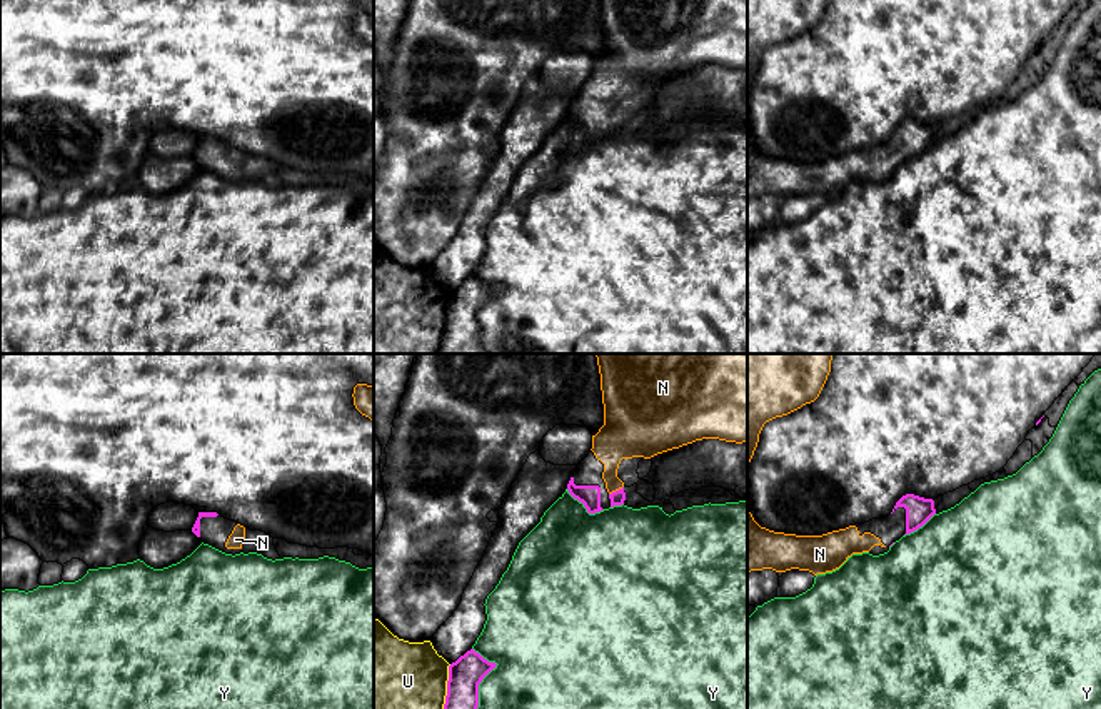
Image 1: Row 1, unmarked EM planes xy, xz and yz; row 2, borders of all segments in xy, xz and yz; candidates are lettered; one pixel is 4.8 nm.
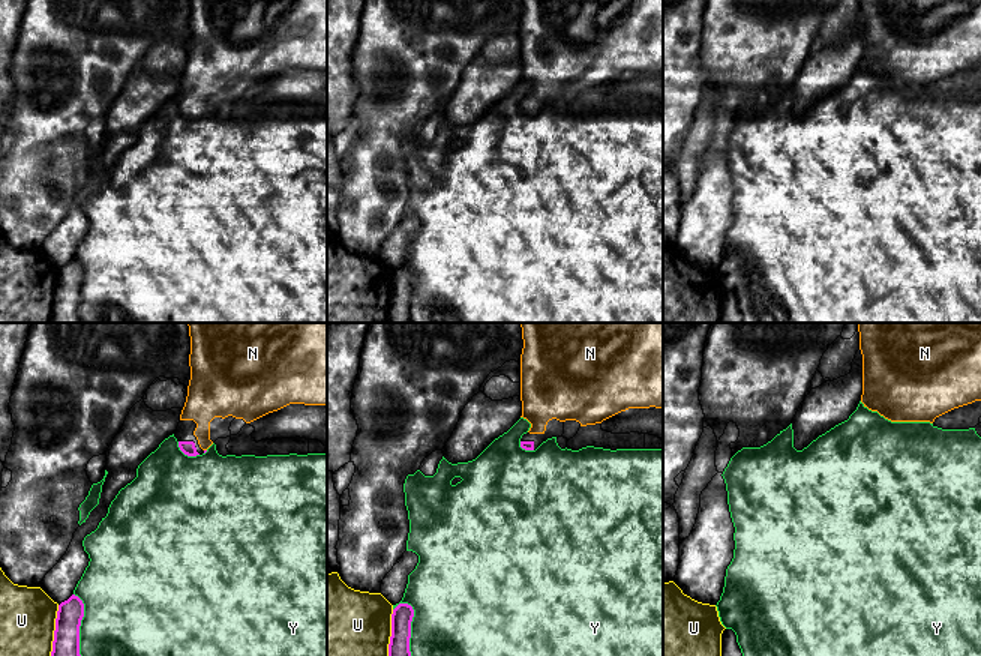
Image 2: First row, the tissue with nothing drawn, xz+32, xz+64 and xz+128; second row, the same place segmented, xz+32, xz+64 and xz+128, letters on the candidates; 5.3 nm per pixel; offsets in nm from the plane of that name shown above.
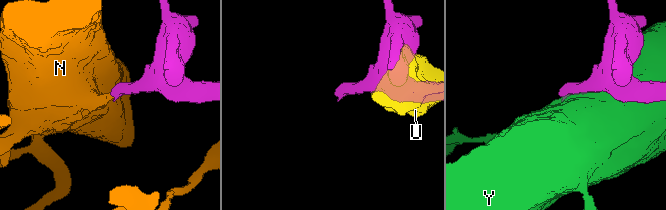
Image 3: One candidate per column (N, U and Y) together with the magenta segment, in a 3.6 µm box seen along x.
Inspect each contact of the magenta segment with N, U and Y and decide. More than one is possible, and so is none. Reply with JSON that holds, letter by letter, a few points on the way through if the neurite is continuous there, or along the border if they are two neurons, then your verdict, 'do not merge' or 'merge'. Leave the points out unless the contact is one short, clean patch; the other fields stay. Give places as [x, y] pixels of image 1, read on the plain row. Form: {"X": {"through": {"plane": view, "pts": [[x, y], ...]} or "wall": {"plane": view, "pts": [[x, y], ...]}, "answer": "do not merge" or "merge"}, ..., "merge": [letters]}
{"N": {"through": {"plane": "xz", "pts": [[618, 124], [616, 117], [611, 72], [618, 65]]}, "answer": "merge"}, "U": {"answer": "do not merge"}, "Y": {"answer": "do not merge"}, "merge": ["N"]}

